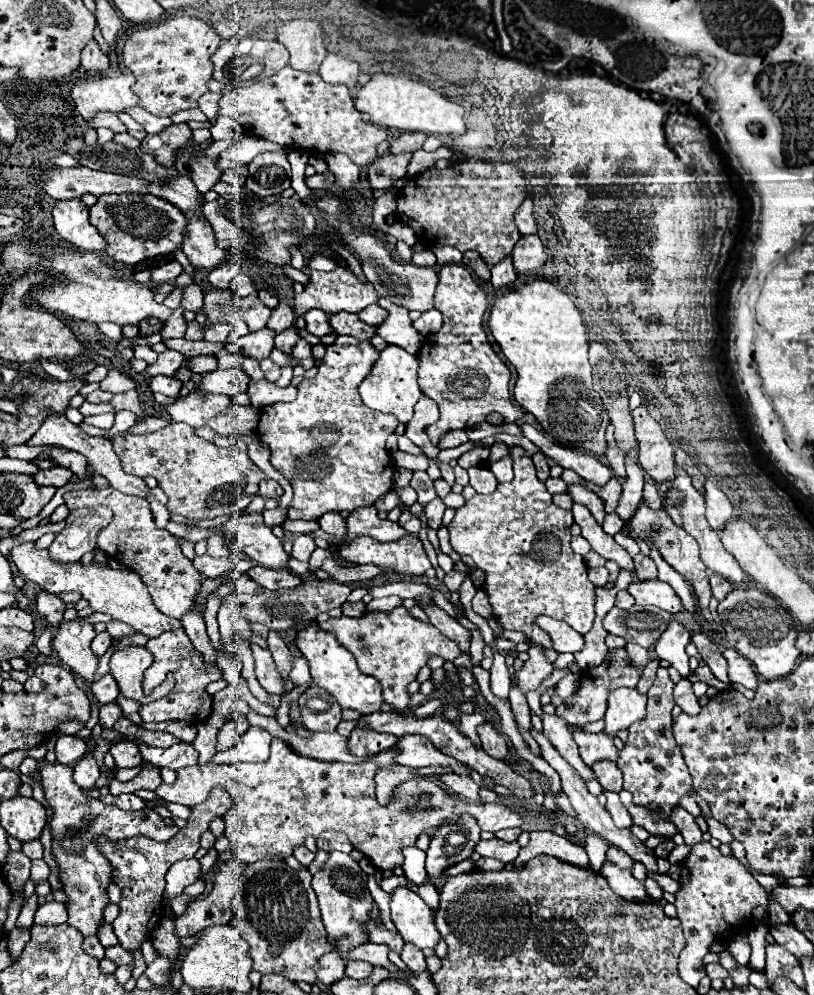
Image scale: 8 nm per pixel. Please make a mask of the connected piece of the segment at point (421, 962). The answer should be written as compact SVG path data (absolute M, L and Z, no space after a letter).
M406 944L406 946L404 946L404 950L400 952L400 958L404 960L404 964L408 966L408 970L410 970L412 974L420 974L420 972L424 972L424 970L428 968L422 950L414 948L412 944Z

